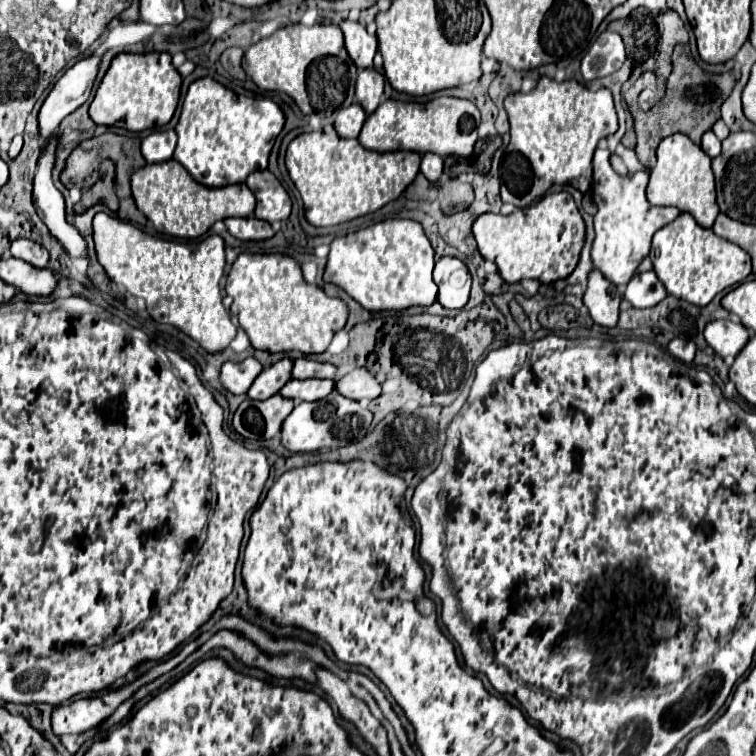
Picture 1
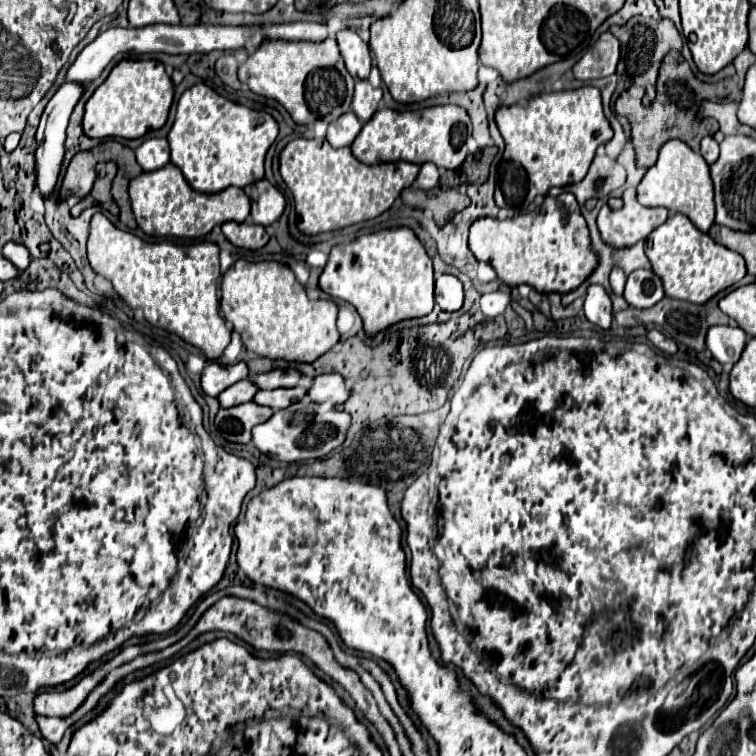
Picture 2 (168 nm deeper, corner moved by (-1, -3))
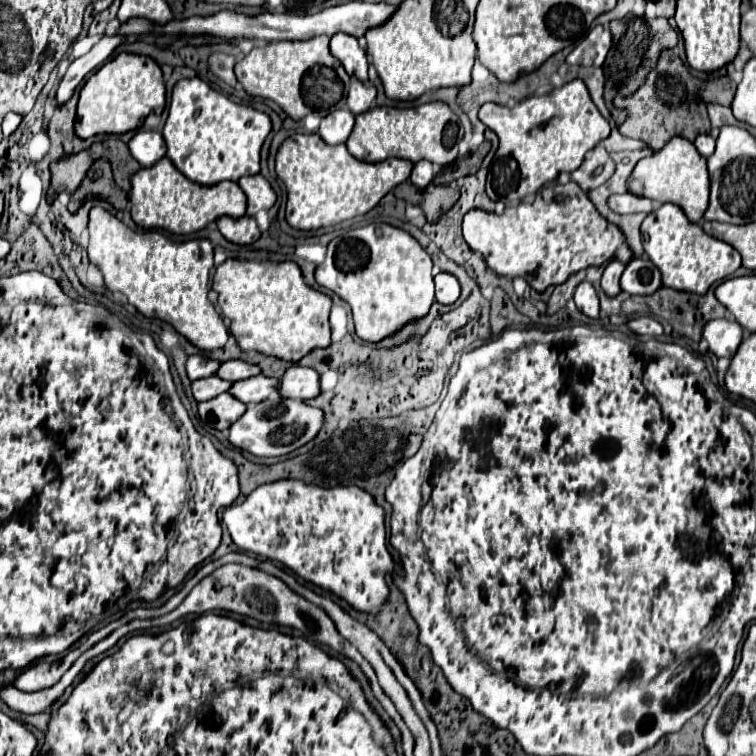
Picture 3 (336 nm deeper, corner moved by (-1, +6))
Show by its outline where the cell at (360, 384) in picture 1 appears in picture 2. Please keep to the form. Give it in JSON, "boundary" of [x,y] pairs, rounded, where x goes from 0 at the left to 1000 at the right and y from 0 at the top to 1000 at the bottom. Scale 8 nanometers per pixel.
{"boundary":[[[426,495],[426,497],[418,497],[407,521],[405,521],[413,532],[421,532],[421,534],[452,534],[460,529],[463,524],[463,513],[458,511],[455,500],[450,495]]]}

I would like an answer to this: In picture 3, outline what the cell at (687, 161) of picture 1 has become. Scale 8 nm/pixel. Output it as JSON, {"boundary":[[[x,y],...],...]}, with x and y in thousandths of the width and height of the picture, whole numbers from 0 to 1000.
{"boundary":[[[889,181],[870,202],[852,208],[839,221],[831,237],[831,253],[847,261],[857,261],[870,269],[892,269],[902,274],[915,295],[926,295],[939,263],[939,237],[934,224],[934,210],[921,200],[921,194],[905,181]]]}

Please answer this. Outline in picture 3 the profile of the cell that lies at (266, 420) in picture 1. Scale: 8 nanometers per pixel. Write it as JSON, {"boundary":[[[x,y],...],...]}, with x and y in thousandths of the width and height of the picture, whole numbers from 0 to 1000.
{"boundary":[[[294,520],[294,522],[262,536],[265,554],[288,570],[304,567],[304,562],[310,557],[315,557],[323,546],[325,546],[325,536],[315,528],[310,528],[310,522],[304,522],[304,520]]]}

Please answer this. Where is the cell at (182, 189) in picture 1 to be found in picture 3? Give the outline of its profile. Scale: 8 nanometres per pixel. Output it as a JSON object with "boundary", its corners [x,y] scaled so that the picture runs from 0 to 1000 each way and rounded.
{"boundary":[[[214,208],[201,221],[190,221],[175,234],[172,250],[175,290],[190,303],[217,303],[233,311],[246,311],[270,303],[278,292],[302,284],[320,287],[325,282],[325,258],[310,239],[294,239],[283,247],[254,242],[243,234],[222,208]]]}

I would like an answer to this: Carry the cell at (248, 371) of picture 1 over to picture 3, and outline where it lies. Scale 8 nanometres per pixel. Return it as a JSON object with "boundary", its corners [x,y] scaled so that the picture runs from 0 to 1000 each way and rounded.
{"boundary":[[[251,470],[246,478],[246,491],[254,504],[267,501],[267,499],[280,499],[291,488],[291,478],[278,475],[272,470]]]}

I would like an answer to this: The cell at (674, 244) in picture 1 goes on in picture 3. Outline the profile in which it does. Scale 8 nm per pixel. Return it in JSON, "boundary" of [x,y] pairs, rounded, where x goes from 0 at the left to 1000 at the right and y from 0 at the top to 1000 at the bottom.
{"boundary":[[[878,269],[865,282],[854,284],[849,295],[849,321],[854,337],[876,361],[876,377],[897,385],[929,390],[942,374],[960,369],[981,351],[981,340],[968,324],[934,311],[931,303],[915,295],[892,269]]]}

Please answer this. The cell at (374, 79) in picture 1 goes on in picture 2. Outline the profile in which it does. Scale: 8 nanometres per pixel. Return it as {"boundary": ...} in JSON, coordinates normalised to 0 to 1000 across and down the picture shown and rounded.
{"boundary":[[[471,106],[468,130],[466,130],[466,146],[474,153],[474,159],[481,164],[492,151],[500,146],[500,138],[505,132],[505,119],[492,116],[487,106]]]}

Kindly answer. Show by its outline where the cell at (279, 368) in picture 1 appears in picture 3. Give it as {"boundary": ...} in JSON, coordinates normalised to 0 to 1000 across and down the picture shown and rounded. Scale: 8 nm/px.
{"boundary":[[[286,496],[254,504],[254,520],[257,520],[259,530],[278,530],[278,528],[288,525],[291,520],[304,517],[304,512],[307,512],[304,504],[296,504],[291,499],[286,499]]]}

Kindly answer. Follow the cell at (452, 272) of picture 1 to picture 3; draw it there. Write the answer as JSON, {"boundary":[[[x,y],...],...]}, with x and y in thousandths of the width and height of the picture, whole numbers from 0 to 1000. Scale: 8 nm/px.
{"boundary":[[[579,361],[577,374],[577,398],[585,403],[598,403],[608,393],[608,374],[598,361]]]}

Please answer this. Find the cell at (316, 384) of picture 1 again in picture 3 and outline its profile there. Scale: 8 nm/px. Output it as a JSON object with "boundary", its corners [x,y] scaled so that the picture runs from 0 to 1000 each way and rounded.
{"boundary":[[[341,496],[341,499],[312,504],[307,509],[304,520],[323,533],[344,533],[344,530],[354,528],[357,520],[368,517],[368,512],[370,512],[370,501],[357,501],[352,496]]]}

